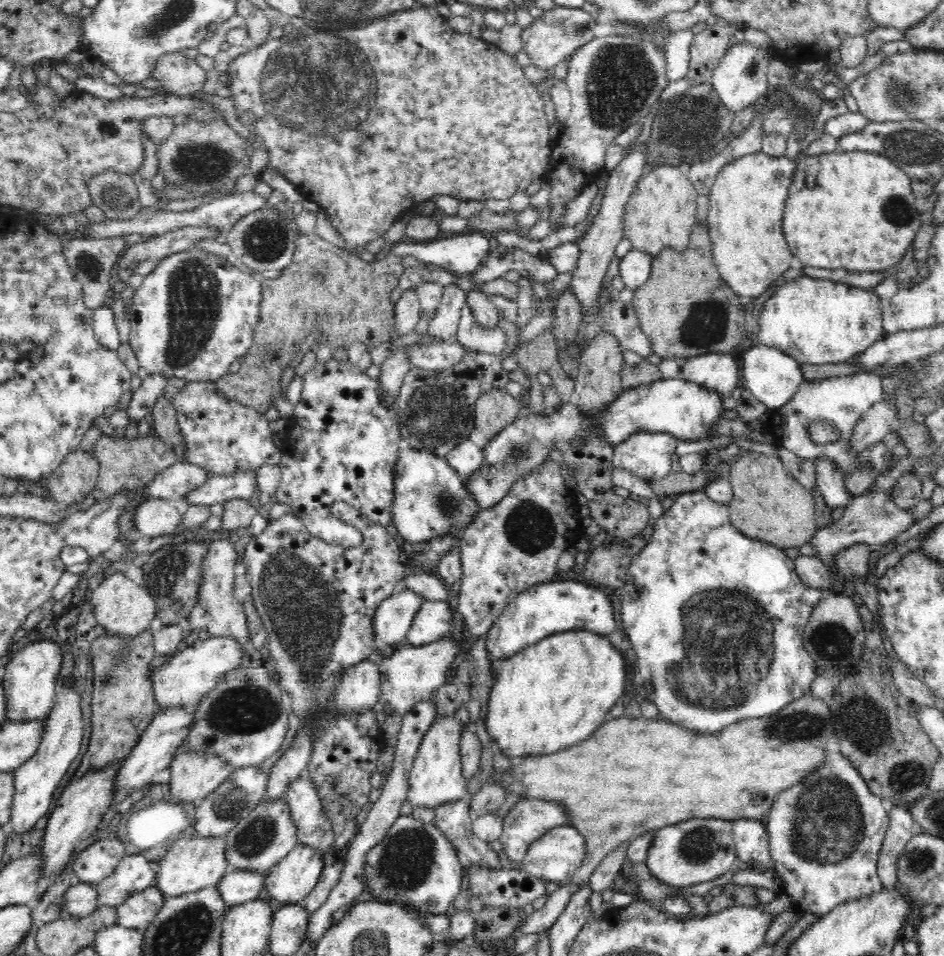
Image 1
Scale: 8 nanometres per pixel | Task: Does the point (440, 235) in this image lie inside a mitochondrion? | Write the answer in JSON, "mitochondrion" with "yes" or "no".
{"mitochondrion":"no"}

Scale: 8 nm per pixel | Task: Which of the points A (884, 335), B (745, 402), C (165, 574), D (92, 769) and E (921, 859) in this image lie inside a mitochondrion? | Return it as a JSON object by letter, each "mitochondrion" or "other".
{"A":"other","B":"other","C":"mitochondrion","D":"other","E":"mitochondrion"}

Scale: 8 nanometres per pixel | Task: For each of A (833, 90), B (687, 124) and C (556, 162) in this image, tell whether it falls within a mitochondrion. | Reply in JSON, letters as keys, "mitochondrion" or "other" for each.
{"A":"other","B":"mitochondrion","C":"other"}

